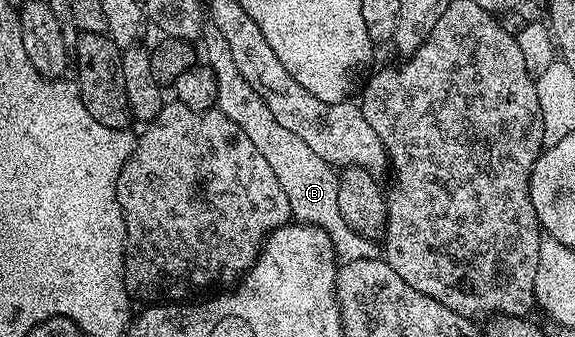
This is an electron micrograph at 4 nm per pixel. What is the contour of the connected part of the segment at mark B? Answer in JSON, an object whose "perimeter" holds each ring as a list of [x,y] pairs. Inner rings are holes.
{"perimeter":[[[207,32],[202,35],[201,42],[207,45],[206,65],[217,76],[218,110],[229,116],[233,124],[240,126],[249,136],[249,140],[257,144],[261,156],[269,160],[269,168],[273,168],[277,184],[281,184],[281,188],[285,188],[285,196],[289,196],[292,219],[304,226],[321,228],[325,236],[329,236],[336,259],[340,263],[380,257],[380,247],[372,239],[353,232],[345,216],[341,216],[341,207],[337,204],[339,175],[336,167],[317,156],[300,137],[277,124],[259,93],[247,83],[245,76],[237,68],[237,60],[233,60],[233,52],[229,50],[229,44],[225,44],[225,36],[218,32]]]}

